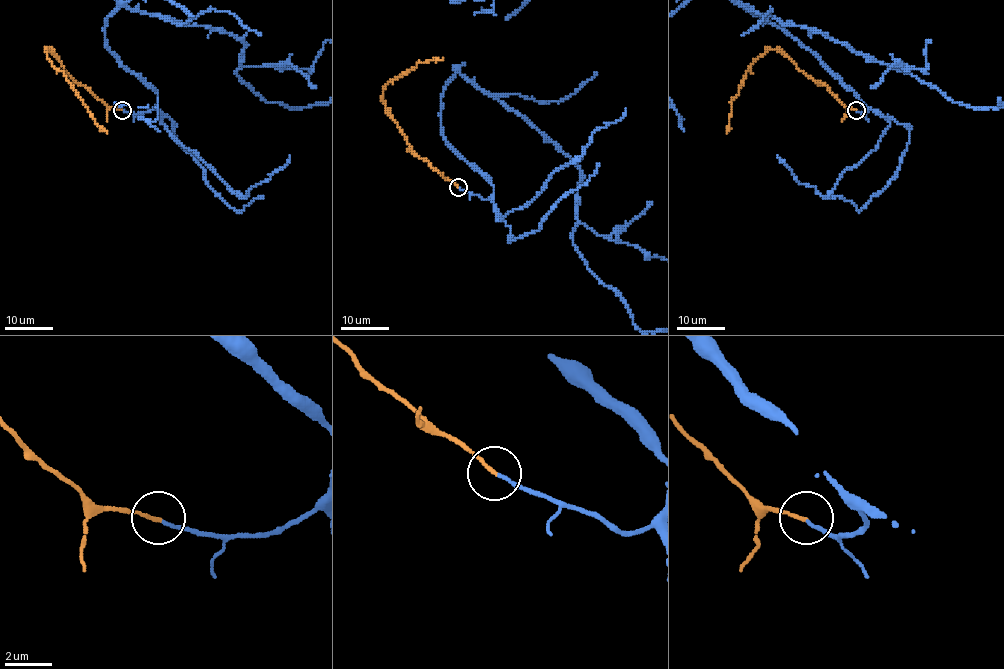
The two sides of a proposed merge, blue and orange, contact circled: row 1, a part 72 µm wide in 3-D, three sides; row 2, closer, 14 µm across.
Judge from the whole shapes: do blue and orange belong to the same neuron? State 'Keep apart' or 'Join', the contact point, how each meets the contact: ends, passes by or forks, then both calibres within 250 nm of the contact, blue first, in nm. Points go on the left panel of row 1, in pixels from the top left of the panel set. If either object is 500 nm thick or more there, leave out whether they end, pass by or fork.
Join. Place: (122, 110). At the ring blue ends. At the ring orange ends. Thickness 120 nm (blue) against 140 nm

